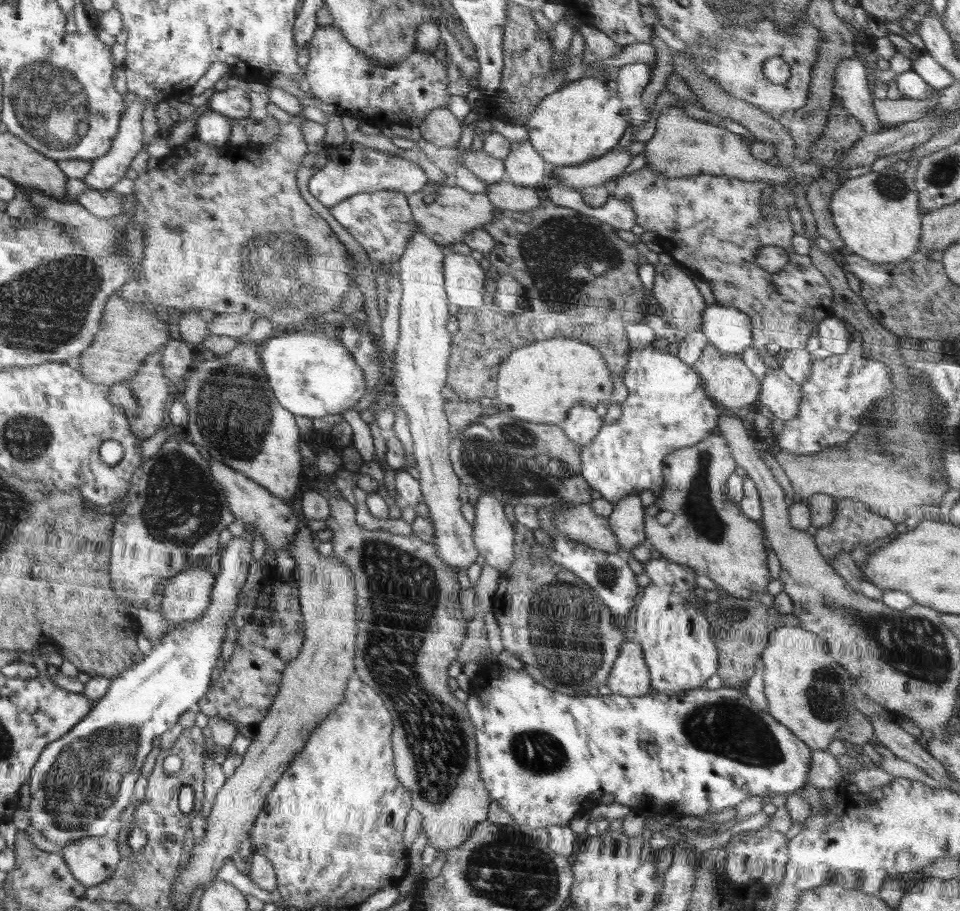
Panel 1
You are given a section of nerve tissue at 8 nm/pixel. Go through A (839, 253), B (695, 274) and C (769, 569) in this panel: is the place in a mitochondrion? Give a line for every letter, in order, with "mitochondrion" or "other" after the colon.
A: other
B: other
C: other

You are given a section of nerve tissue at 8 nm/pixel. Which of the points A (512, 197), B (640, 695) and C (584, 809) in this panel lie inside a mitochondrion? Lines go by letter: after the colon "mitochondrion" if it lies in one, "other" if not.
A: other
B: other
C: other

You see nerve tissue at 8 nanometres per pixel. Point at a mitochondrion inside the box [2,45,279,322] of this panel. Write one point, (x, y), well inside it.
(48, 101)

